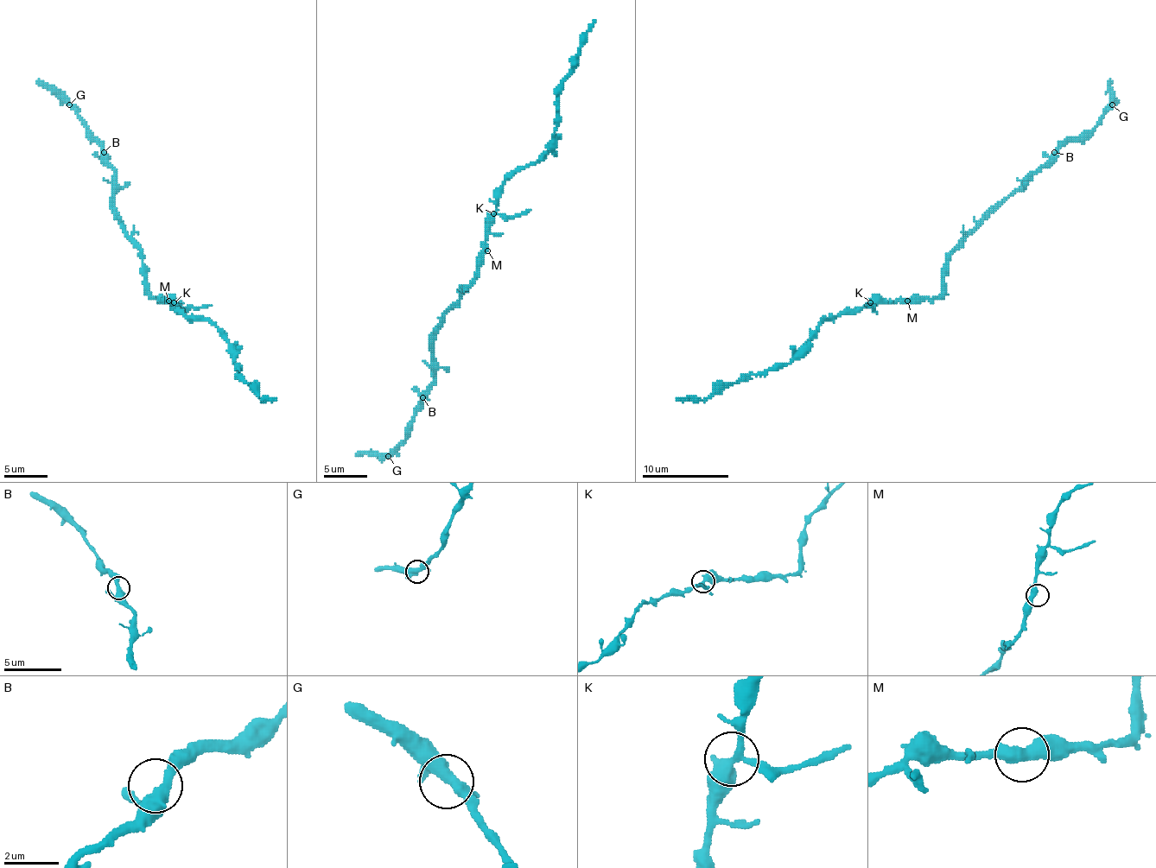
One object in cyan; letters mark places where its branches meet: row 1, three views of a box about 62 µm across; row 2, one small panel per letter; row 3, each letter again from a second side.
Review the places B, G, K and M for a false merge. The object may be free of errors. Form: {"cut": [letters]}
{"cut": ["K"]}

